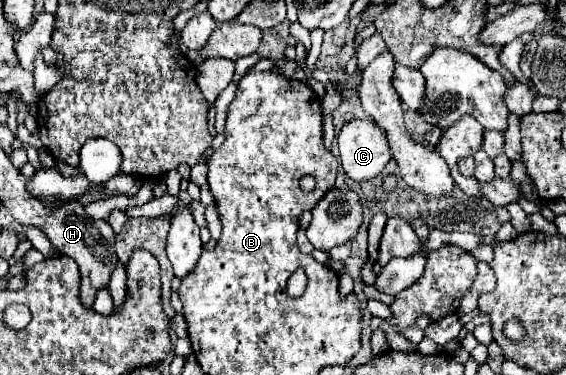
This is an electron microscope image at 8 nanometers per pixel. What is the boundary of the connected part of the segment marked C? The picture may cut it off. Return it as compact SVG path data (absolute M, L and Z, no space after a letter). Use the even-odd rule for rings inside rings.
M371 119L349 121L341 129L337 141L341 165L353 181L377 177L391 159L387 139Z

